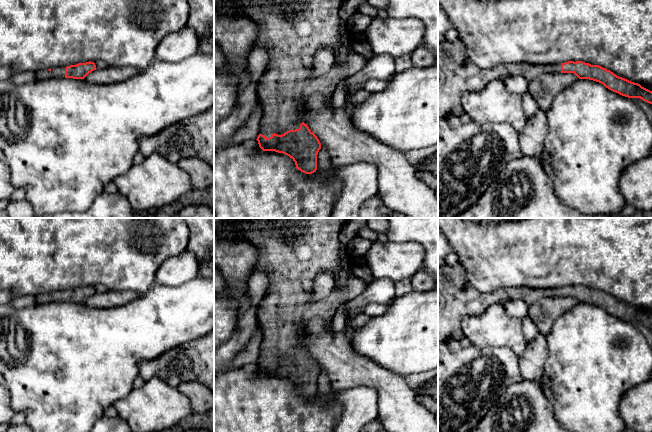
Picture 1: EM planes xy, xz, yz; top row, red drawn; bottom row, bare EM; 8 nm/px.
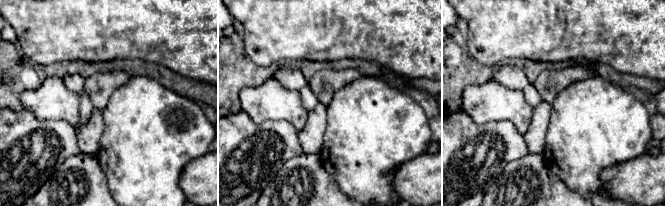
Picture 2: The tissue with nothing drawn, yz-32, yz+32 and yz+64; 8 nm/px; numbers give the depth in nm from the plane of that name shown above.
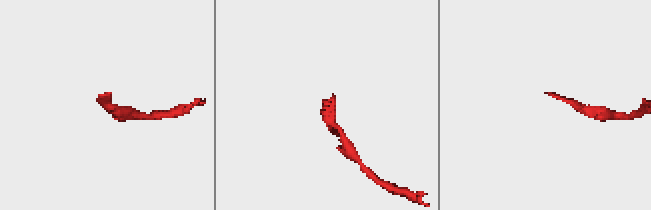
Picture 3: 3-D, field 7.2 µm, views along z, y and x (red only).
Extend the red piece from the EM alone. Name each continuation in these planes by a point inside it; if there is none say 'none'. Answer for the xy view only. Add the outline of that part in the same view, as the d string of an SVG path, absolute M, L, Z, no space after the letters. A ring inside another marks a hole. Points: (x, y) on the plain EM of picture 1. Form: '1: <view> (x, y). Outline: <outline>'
1: xy (59, 296). Outline: M56 291L52 292L50 295L48 293L42 293L35 297L36 304L45 304L52 302L65 302L66 291Z

